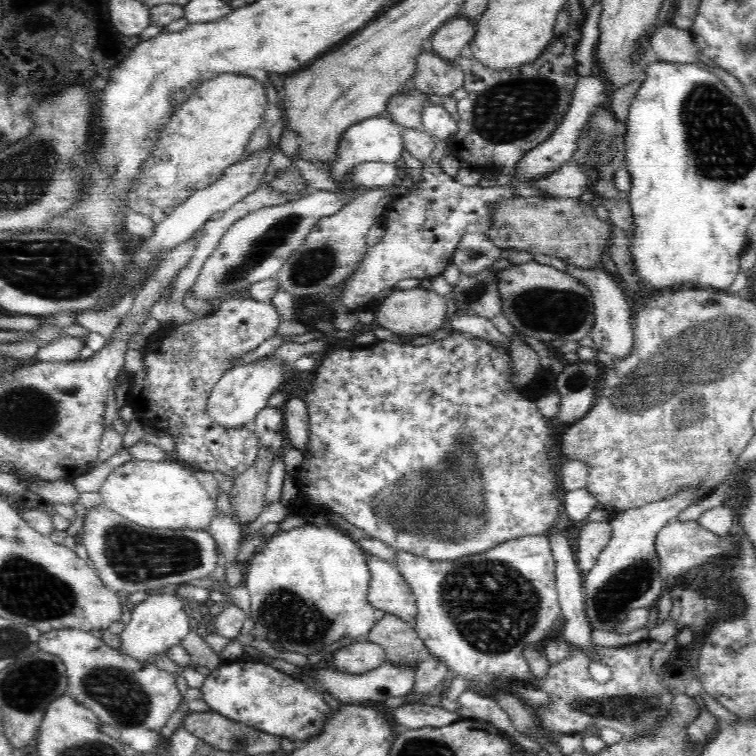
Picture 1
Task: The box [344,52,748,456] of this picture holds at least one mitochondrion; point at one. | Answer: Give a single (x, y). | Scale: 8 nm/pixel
(509, 111)

